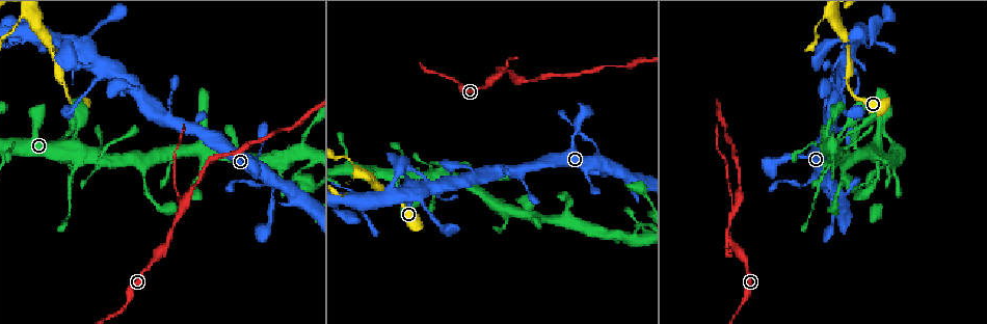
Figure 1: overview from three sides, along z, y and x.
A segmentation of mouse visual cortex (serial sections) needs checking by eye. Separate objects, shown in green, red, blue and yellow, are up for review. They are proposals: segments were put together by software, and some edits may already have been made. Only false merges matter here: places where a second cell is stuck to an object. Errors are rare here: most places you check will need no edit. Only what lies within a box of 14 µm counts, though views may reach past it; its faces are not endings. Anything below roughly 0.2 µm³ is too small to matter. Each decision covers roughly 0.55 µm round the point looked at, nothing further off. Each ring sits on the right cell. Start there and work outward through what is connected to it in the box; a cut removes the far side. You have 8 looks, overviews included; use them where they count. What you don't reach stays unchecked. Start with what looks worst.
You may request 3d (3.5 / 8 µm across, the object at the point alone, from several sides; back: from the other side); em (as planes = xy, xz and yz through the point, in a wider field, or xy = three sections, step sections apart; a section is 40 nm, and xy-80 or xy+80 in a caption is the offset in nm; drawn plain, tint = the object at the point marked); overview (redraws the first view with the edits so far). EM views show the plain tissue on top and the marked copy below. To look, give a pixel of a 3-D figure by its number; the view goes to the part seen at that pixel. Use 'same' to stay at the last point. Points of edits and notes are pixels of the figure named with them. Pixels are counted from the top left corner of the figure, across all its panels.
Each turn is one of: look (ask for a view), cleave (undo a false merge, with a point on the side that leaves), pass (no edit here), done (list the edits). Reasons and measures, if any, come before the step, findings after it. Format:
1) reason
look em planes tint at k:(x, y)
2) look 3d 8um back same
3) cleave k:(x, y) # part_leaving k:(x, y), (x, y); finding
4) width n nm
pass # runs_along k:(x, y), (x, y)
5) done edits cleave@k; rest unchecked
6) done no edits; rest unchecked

abrupt turn
look 3d 3.5um at 1:(362, 169)

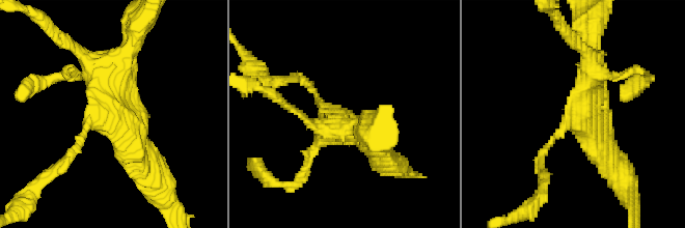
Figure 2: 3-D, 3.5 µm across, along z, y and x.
now the EM
look em xy step 3 tint at 2:(581, 122)

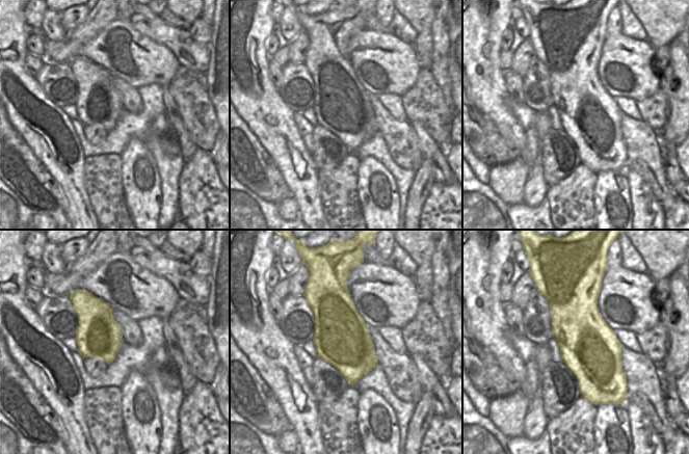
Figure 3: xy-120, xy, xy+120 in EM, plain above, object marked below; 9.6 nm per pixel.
pass # all the same cell

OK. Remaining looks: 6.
calibre changes
look 3d 8um back at 1:(500, 70)

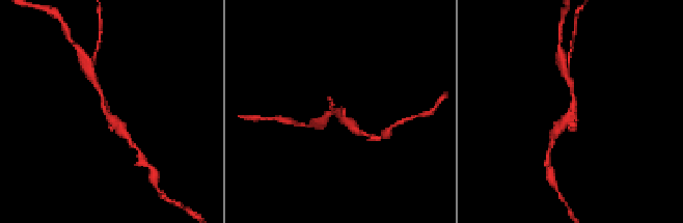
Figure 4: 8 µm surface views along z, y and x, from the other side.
closer look
look 3d 3.5um at 4:(104, 111)

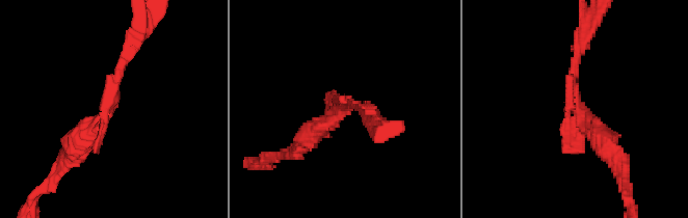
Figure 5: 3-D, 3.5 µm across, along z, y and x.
need the tissue
look em xy step 2 tint at 5:(344, 109)

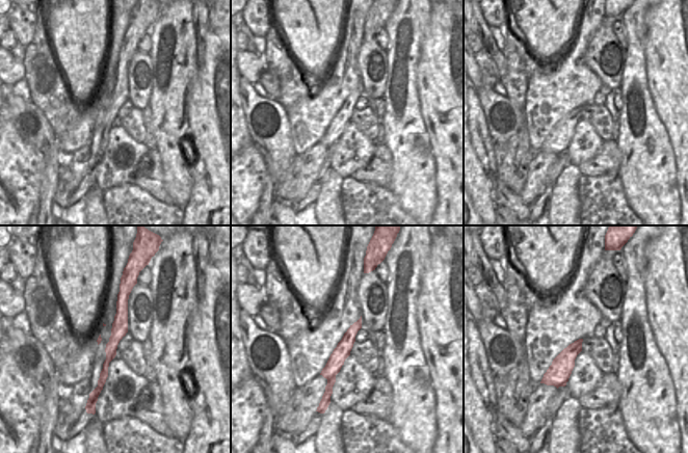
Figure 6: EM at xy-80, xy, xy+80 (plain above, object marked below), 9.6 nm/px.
pass # continuous, no second cell

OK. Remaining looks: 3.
two arms in line, one across
look 3d 8um at 1:(417, 191)

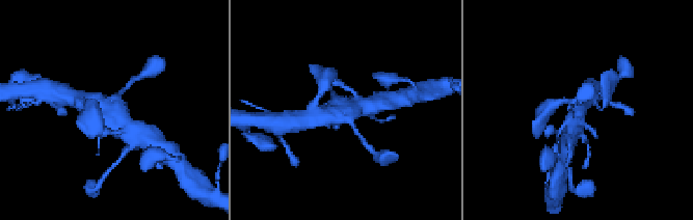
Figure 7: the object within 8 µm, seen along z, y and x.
zoom in
look 3d 3.5um at 7:(345, 111)

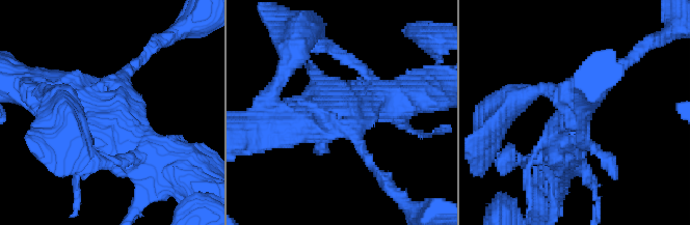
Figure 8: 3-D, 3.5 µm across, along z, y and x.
now the EM
look em planes tint at 8:(338, 112)

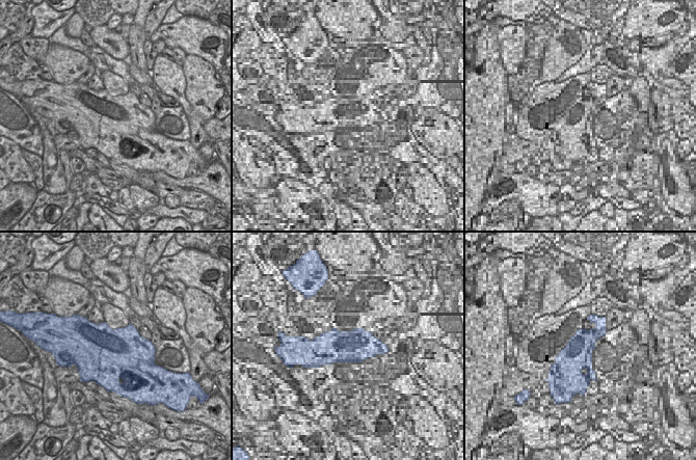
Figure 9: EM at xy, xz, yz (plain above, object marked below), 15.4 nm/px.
pass # runs_along 8:(160, 159), (71, 95), (45, 92); one cell here

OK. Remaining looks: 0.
done no edits; rest unchecked

